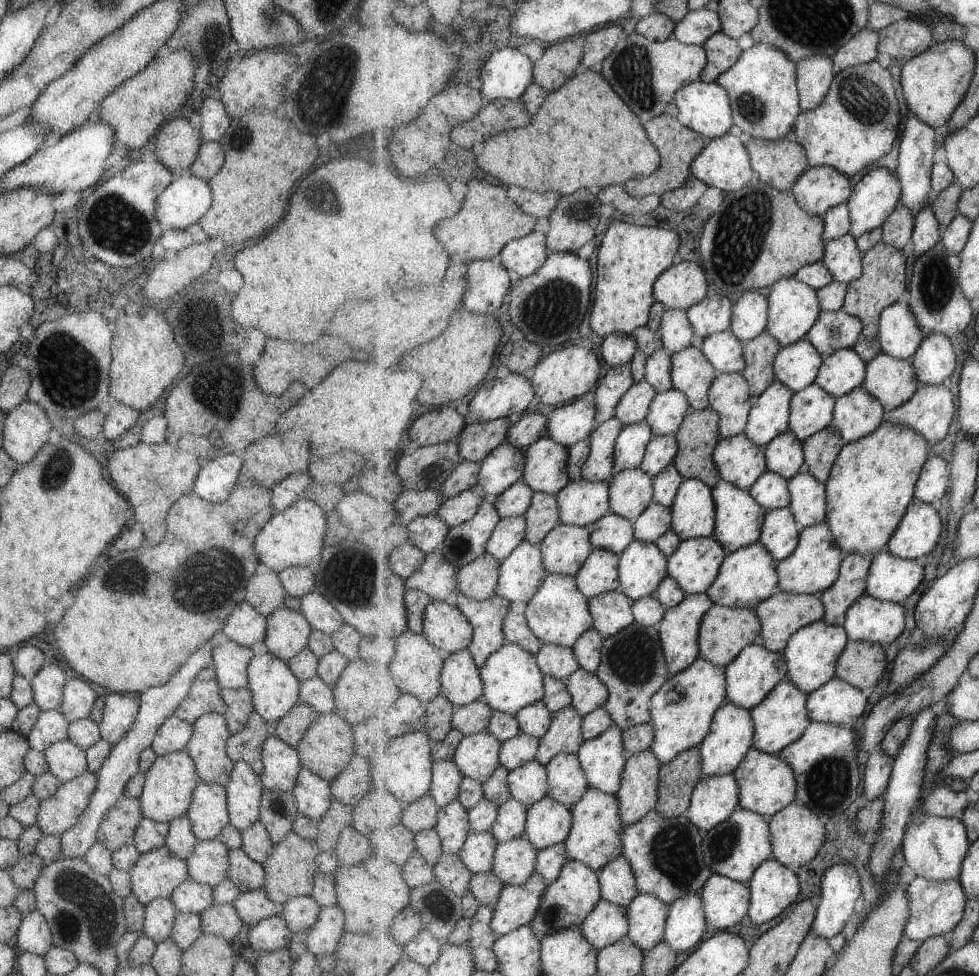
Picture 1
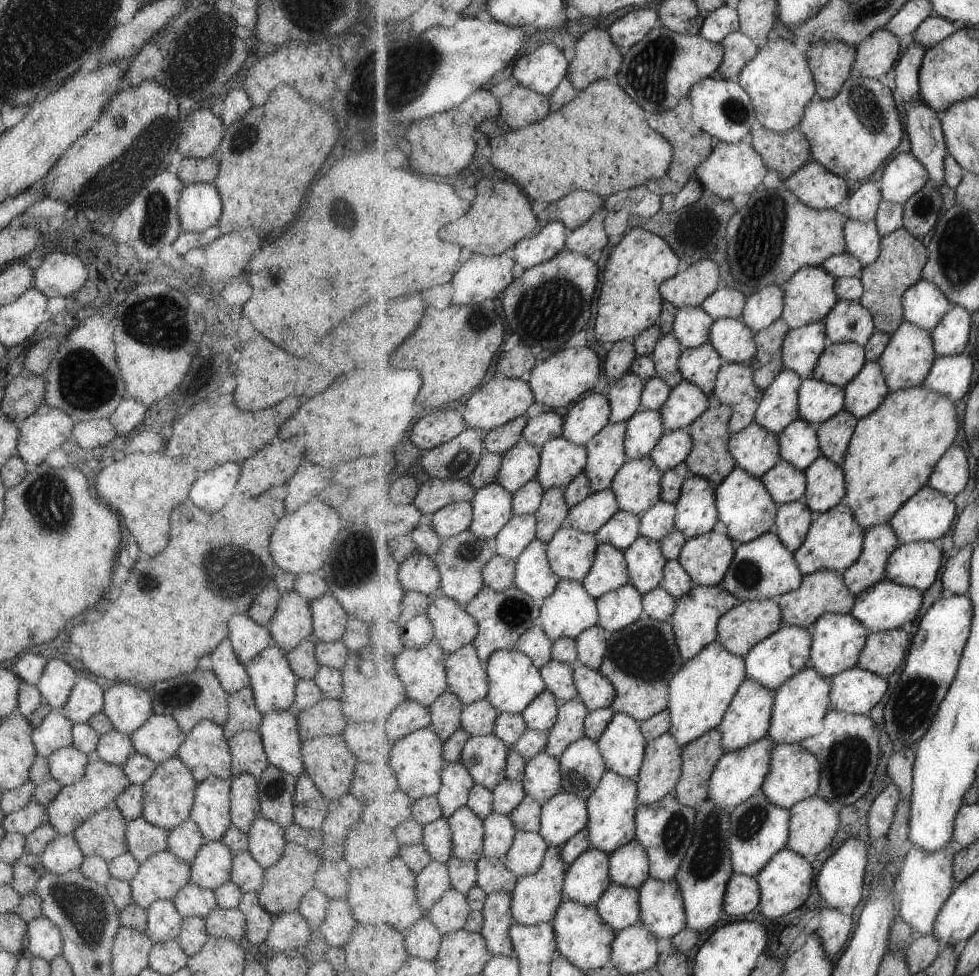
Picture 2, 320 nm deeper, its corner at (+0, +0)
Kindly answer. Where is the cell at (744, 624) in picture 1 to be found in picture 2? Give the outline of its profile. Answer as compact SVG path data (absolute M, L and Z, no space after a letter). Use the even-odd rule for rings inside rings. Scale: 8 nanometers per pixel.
M777 598L740 602L721 617L718 624L718 641L733 654L744 657L754 646L775 634L783 624L784 615Z

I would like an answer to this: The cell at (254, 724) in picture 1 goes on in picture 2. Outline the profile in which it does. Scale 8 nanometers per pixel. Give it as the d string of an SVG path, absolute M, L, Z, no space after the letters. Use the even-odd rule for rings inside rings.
M237 731L226 741L230 754L230 777L249 773L258 779L268 765L257 731Z

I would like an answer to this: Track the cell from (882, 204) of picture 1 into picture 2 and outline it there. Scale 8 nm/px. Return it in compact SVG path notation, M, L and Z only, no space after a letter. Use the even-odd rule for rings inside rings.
M911 152L889 161L881 180L882 198L890 203L905 204L930 181L928 168Z

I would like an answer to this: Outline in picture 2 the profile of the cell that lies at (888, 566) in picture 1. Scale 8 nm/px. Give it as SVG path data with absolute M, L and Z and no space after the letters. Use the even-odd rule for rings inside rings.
M921 541L902 544L889 557L887 579L895 582L929 590L941 572L943 550L936 541Z

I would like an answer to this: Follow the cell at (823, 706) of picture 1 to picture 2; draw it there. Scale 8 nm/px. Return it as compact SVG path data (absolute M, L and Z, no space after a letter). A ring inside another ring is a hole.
M859 666L844 670L830 679L831 709L867 715L887 694L887 678Z

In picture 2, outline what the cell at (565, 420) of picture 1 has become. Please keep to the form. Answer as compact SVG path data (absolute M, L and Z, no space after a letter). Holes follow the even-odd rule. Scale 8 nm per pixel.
M589 393L577 401L564 417L562 435L571 442L586 445L610 423L611 417L612 403L608 395Z

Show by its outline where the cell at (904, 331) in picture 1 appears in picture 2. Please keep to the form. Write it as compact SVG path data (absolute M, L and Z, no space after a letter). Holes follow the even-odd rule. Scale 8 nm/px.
M922 278L904 294L904 317L914 325L931 332L956 307L933 282Z

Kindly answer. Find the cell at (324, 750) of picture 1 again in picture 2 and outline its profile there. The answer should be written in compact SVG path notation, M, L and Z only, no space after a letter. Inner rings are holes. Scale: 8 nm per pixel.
M321 735L302 741L300 753L302 773L307 775L327 802L348 792L357 760L347 750L341 735Z

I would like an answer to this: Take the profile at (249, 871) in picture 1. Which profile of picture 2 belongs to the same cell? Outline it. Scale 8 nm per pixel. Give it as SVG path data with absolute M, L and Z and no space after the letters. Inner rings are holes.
M247 849L232 855L228 880L242 893L257 893L262 883L263 873L264 868L253 860Z

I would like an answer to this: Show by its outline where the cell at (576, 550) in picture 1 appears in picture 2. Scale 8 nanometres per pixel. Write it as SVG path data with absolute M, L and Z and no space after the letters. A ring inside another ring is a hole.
M560 528L548 543L550 565L561 579L582 581L593 568L599 542L591 533L569 528Z

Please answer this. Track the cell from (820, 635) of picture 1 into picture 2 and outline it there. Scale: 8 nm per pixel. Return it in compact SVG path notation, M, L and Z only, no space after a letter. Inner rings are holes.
M851 613L824 614L812 626L812 664L824 677L832 679L844 670L858 666L861 653L868 641L870 630Z

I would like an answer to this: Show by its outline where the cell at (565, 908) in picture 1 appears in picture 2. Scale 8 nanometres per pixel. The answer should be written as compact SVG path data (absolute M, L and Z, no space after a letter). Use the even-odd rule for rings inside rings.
M591 848L569 866L564 894L567 899L585 906L597 906L612 883L610 854Z

